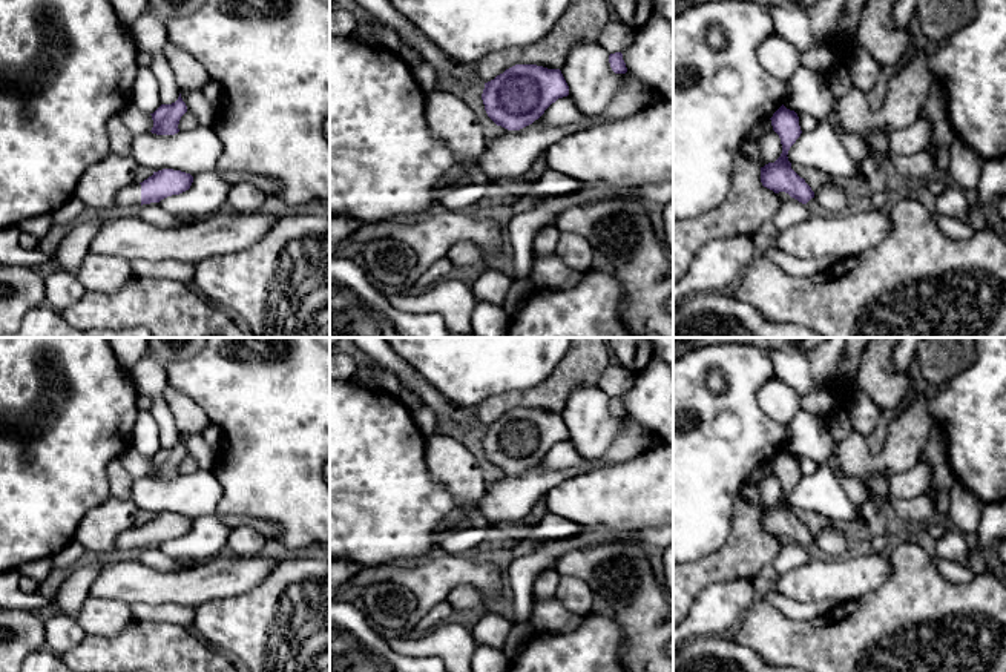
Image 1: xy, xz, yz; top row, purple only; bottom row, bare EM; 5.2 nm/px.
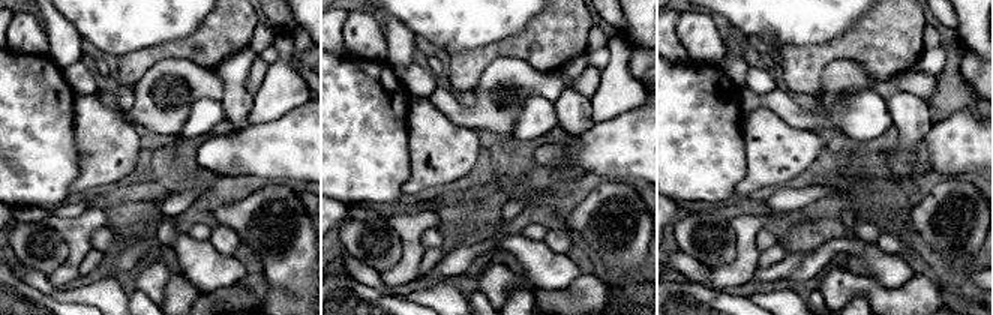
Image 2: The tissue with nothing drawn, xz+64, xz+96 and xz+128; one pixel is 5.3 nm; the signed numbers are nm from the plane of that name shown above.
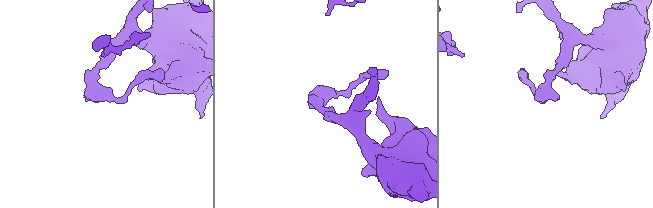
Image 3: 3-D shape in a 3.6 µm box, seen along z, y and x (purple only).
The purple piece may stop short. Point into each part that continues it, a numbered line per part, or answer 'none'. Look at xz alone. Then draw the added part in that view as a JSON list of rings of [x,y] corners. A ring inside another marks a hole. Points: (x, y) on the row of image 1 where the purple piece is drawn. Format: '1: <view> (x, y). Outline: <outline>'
none

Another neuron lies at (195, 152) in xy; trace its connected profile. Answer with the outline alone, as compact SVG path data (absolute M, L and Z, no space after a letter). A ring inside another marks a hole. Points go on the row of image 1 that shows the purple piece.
M198 126L175 135L144 132L132 140L130 156L152 172L173 169L190 173L212 173L222 153L222 143L213 126Z

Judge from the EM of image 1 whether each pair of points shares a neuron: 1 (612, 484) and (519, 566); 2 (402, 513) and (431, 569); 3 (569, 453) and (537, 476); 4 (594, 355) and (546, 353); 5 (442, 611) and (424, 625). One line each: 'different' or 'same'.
1: different
2: different
3: different
4: different
5: same

